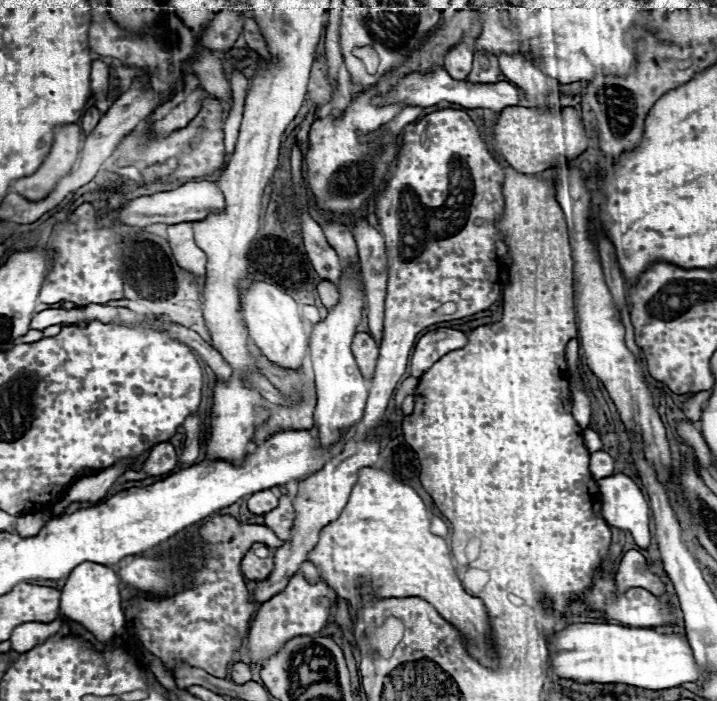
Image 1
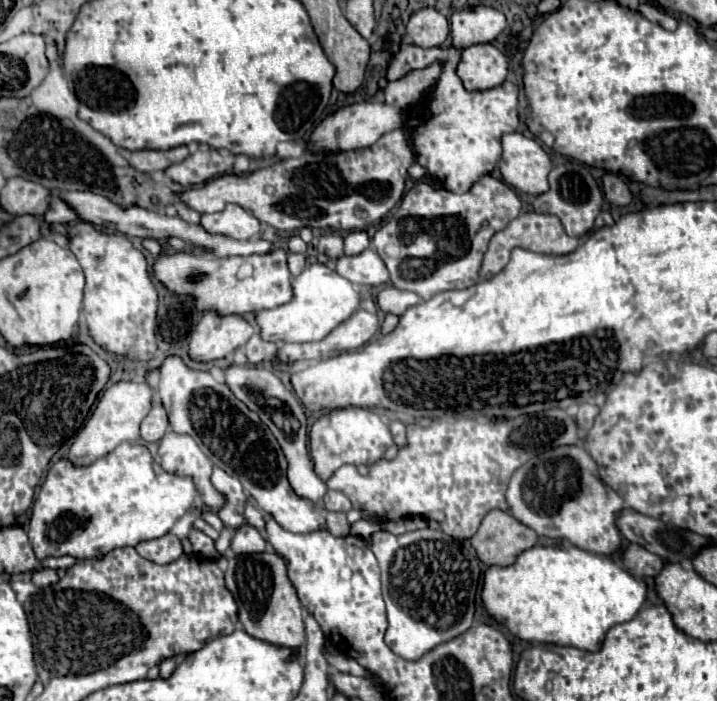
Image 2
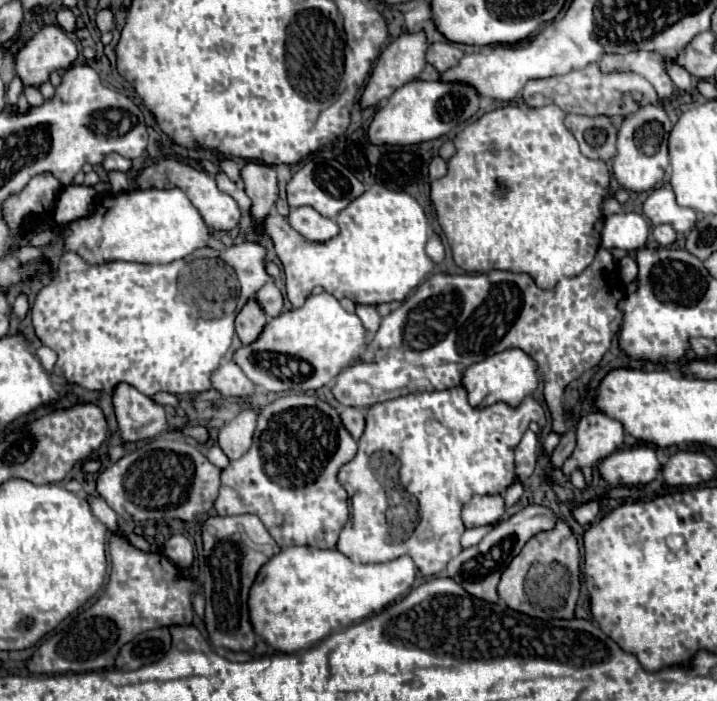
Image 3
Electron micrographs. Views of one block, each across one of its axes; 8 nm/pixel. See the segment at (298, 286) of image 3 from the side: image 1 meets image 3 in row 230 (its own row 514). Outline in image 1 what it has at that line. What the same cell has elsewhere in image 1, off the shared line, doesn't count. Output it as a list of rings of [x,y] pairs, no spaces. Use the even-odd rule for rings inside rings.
[[[360,468],[346,508],[320,530],[320,540],[310,550],[308,560],[318,566],[326,584],[340,598],[346,598],[352,608],[360,606],[358,578],[368,578],[368,590],[382,598],[416,596],[426,600],[462,632],[476,660],[492,664],[488,616],[482,600],[470,596],[456,578],[450,548],[442,536],[430,532],[430,516],[418,492],[388,472]],[[284,494],[280,496],[280,504],[278,508],[266,512],[266,526],[276,532],[276,536],[280,536],[282,540],[292,540],[292,526],[294,526],[294,518],[296,518],[296,510],[294,510],[294,494]]]

